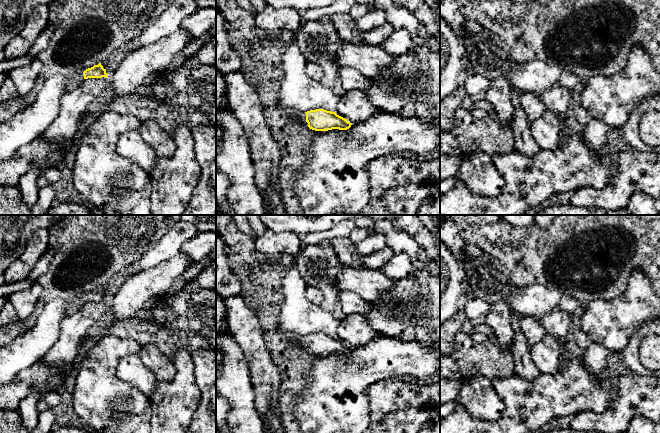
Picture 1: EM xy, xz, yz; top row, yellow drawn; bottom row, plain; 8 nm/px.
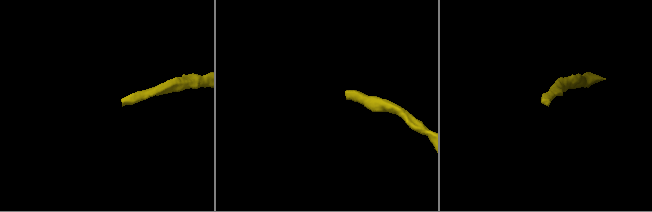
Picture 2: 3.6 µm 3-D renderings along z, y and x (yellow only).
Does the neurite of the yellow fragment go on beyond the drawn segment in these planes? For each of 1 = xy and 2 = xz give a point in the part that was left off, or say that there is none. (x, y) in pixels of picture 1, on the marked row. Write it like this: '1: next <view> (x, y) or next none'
1: next xy (77, 78)
2: next xz (300, 116)

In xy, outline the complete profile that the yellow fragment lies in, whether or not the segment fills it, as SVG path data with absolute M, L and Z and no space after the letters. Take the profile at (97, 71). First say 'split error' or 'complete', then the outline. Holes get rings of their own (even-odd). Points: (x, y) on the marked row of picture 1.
split error | M101 63L86 69L83 73L75 72L66 84L66 92L69 92L78 87L85 79L102 77L108 78L106 69L103 68Z

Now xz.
split error | M324 109L310 111L297 111L291 118L315 131L328 131L332 129L347 130L352 123L337 115L335 112Z

